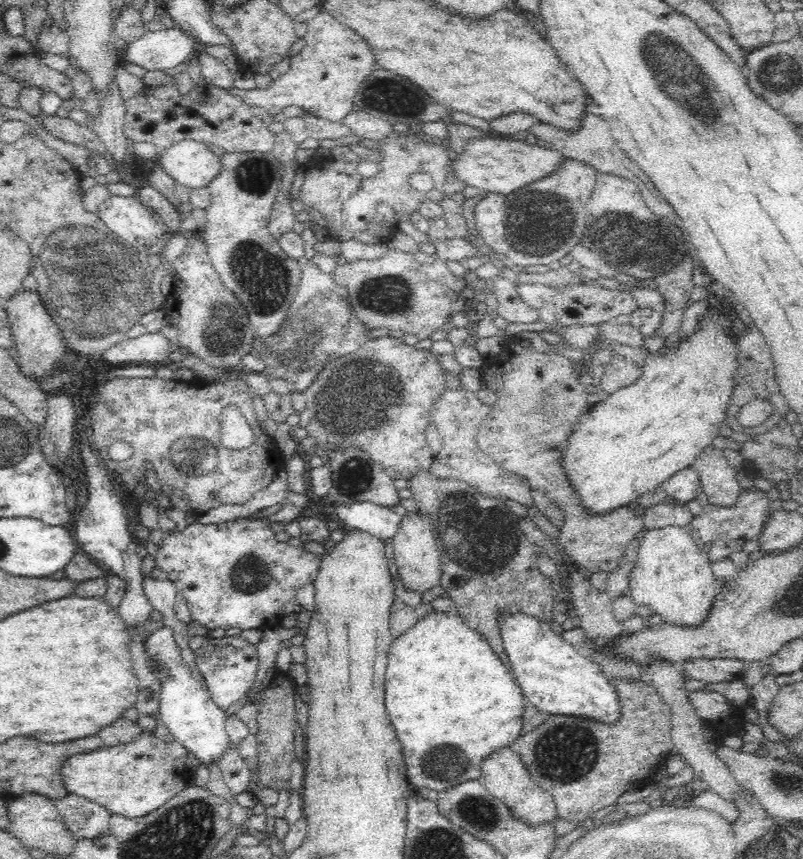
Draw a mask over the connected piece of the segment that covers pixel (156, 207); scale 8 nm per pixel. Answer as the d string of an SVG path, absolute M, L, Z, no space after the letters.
M148 184L136 189L135 197L154 212L168 232L178 232L176 228L180 223L180 213L175 210L173 204L158 189Z

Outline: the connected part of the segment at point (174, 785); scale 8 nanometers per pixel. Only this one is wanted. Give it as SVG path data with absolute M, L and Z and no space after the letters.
M142 733L138 738L119 745L94 749L92 752L85 752L70 756L60 767L60 775L64 778L66 791L92 802L104 806L112 815L124 816L126 819L146 816L158 810L172 800L178 792L181 792L193 780L192 770L186 766L188 749L182 746L180 741L163 741L154 734Z

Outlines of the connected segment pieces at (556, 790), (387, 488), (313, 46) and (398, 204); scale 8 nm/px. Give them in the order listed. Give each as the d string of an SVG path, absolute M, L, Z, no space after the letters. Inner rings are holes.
M612 678L611 683L619 702L619 717L613 723L606 725L604 721L586 717L549 715L534 730L520 735L509 746L520 755L534 783L554 798L559 819L576 824L590 819L599 810L614 805L623 794L636 791L638 784L642 784L668 757L679 754L672 741L673 719L656 687L645 681L628 679Z
M360 448L325 451L325 456L327 456L325 464L331 470L333 480L333 487L329 490L328 496L323 498L327 504L352 504L353 502L370 501L388 508L392 508L395 504L400 504L401 499L398 497L398 489L394 487L394 479L368 452Z
M321 10L306 23L306 45L290 58L289 69L284 75L273 80L266 90L258 87L252 90L230 87L226 91L242 98L252 108L260 106L266 109L271 116L282 113L286 106L298 106L306 113L324 120L343 121L353 112L360 83L380 65L376 64L375 54L368 41L328 12Z
M392 131L385 139L378 144L379 152L382 159L378 160L379 173L373 177L363 178L361 189L374 197L378 202L390 200L390 205L394 210L402 210L406 214L418 211L420 203L424 199L430 199L440 202L444 196L442 186L446 182L446 177L451 174L449 168L448 153L441 144L433 144L432 142L422 142L420 133L412 131L398 132ZM415 172L426 172L433 178L433 189L425 192L413 189L410 186L410 176Z

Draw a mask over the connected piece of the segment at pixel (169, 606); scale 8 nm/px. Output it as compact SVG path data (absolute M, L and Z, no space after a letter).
M145 576L143 578L143 586L152 609L162 613L162 621L165 626L174 630L174 639L178 646L182 648L182 657L188 666L190 666L192 675L207 690L203 676L201 676L200 671L196 668L195 652L188 648L190 636L188 635L185 623L181 622L175 615L174 604L176 604L176 596L179 596L178 588L172 580L157 580L152 576Z

